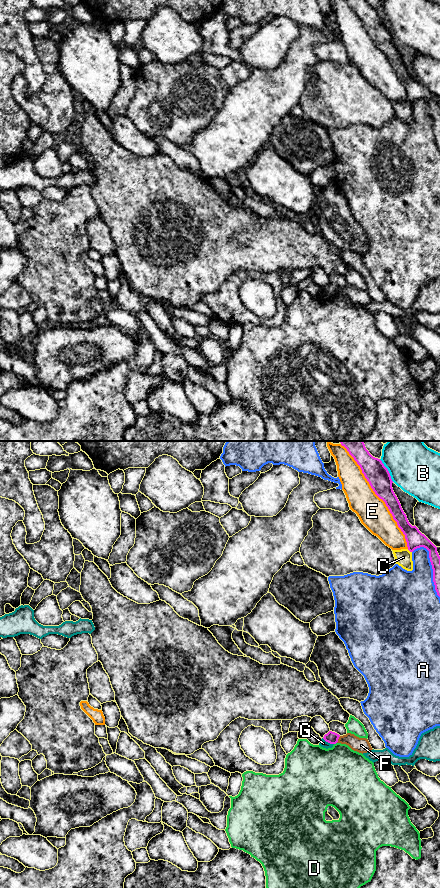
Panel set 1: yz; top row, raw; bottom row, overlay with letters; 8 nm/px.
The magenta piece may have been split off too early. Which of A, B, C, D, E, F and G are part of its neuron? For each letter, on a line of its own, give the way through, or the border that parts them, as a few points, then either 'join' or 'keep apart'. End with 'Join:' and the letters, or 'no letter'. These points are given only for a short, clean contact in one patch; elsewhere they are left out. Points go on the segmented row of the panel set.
A: keep apart
B: along yz (379, 459), (393, 481) | keep apart
C: keep apart
D: keep apart
E: keep apart
F: along yz (340, 736), (336, 742) | keep apart
G: keep apart
Join: no letter

